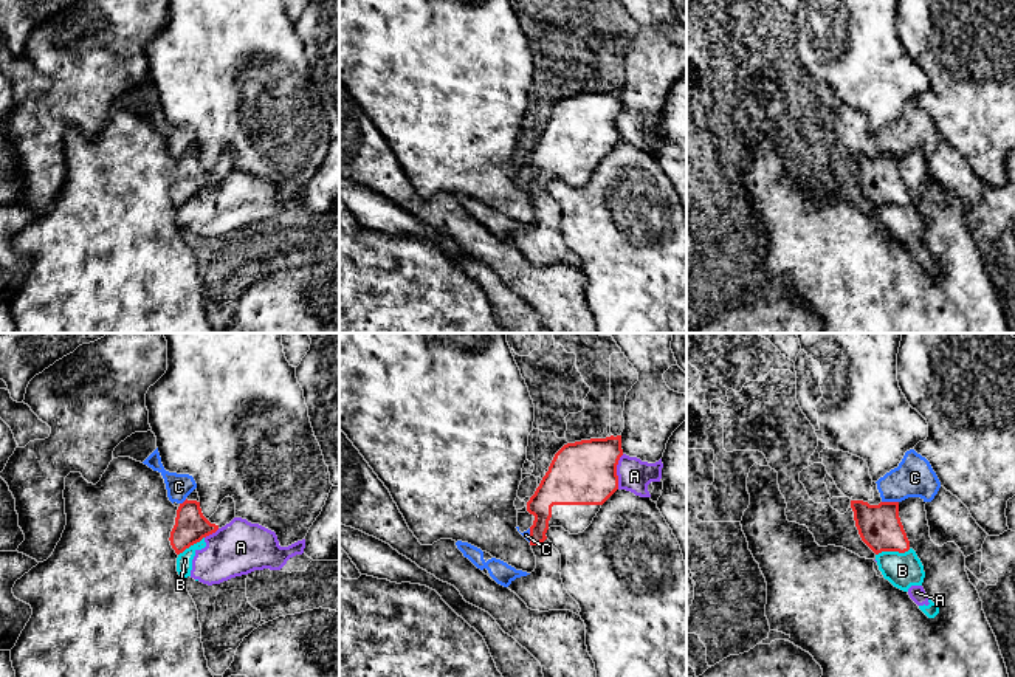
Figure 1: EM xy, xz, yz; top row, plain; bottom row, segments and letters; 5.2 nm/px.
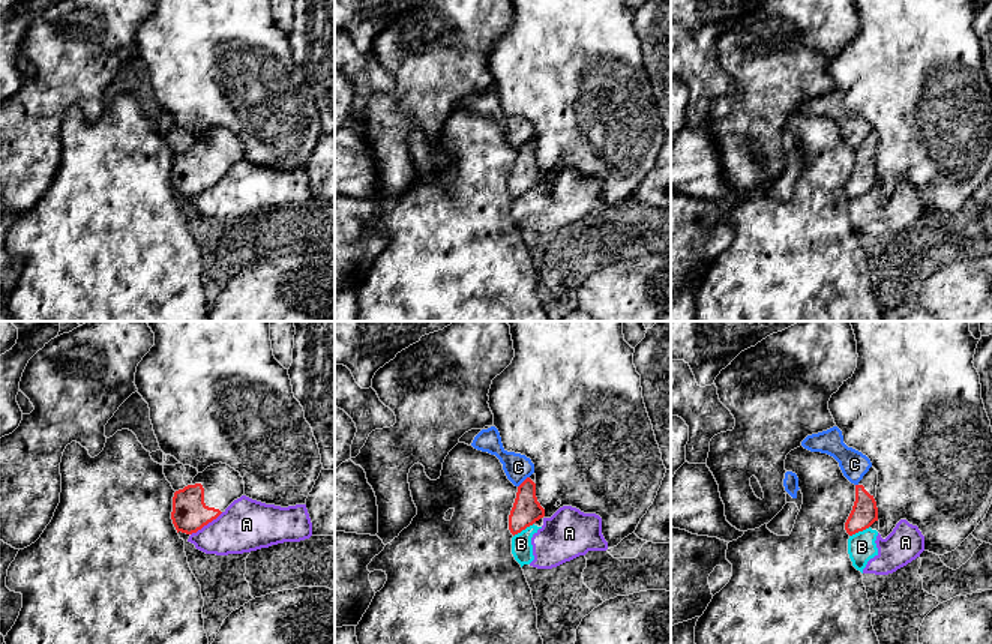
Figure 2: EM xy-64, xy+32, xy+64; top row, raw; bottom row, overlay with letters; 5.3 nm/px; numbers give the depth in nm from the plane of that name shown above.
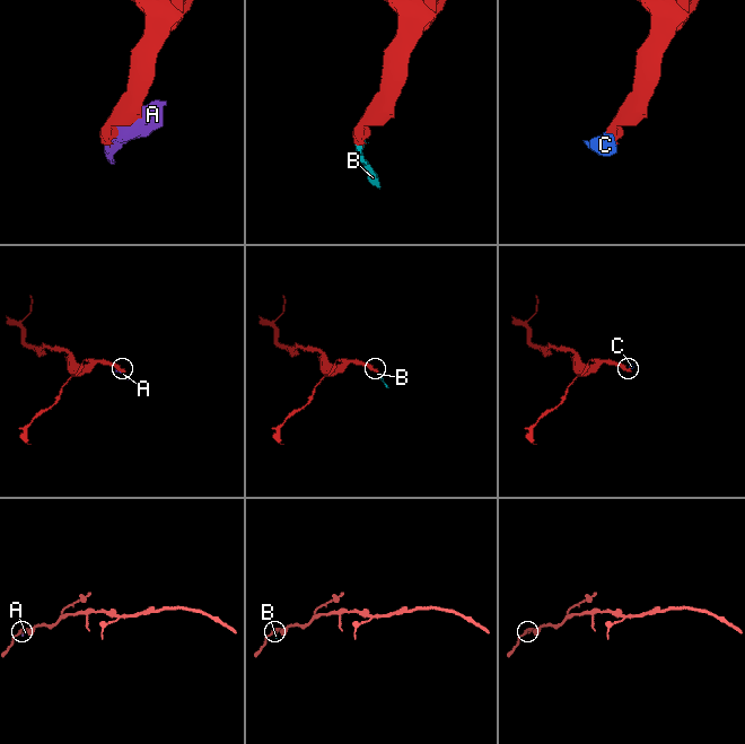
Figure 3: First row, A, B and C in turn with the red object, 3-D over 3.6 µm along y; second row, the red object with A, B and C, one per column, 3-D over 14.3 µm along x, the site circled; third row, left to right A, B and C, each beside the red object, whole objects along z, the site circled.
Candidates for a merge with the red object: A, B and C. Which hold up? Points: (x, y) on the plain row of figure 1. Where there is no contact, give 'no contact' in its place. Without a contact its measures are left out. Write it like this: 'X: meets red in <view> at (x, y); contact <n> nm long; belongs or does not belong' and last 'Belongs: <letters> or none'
A: meets red in xz at (615, 124); contact 190 nm long; does not belong
B: meets red in yz at (893, 203); contact 190 nm long; does not belong
C: meets red in yz at (890, 155); contact 90 nm long; does not belong
Belongs: none

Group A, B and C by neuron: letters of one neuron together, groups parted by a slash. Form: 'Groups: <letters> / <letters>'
Groups: A B / C

